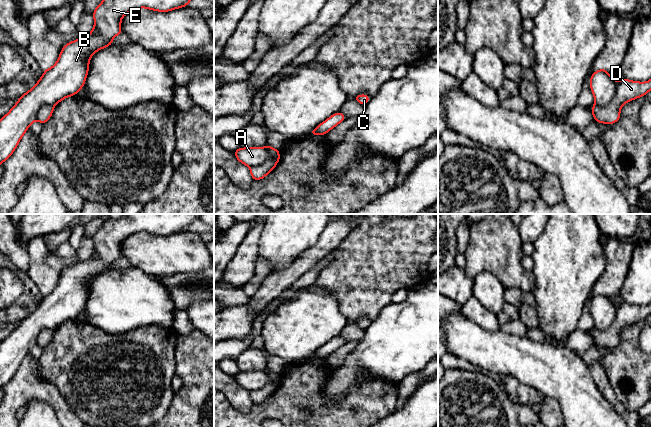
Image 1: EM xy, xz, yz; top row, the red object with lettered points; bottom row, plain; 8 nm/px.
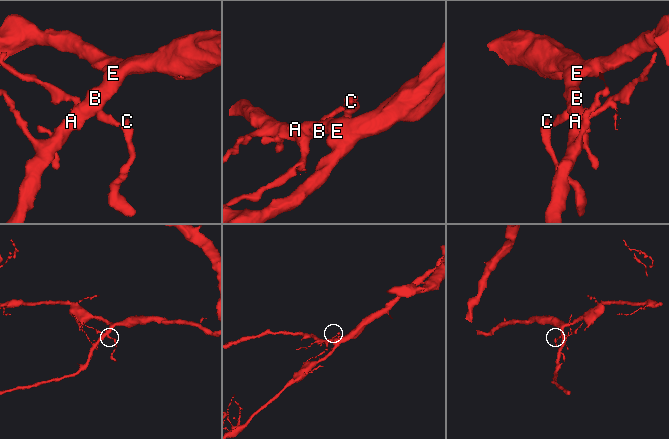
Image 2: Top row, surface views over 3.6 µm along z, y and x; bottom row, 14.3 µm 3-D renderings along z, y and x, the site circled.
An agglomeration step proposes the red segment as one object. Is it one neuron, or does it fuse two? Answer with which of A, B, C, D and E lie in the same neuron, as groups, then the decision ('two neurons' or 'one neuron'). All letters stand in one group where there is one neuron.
A B C E / D; two neurons

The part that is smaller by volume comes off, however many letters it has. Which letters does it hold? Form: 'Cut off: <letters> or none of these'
Cut off: D

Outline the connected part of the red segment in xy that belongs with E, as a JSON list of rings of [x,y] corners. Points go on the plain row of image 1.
[[[123,214],[119,219],[105,220],[93,235],[92,255],[87,260],[67,267],[62,272],[57,286],[51,292],[45,293],[39,305],[20,320],[18,326],[0,343],[0,389],[15,375],[24,357],[36,345],[37,336],[43,328],[55,330],[64,322],[77,319],[83,312],[92,279],[113,268],[113,262],[122,257],[121,243],[126,238],[139,232],[160,236],[172,235],[187,230],[200,217],[201,214]]]

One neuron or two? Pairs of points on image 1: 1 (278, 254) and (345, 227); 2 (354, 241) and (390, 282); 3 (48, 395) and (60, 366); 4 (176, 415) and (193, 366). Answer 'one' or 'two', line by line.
1: two
2: one
3: two
4: one

